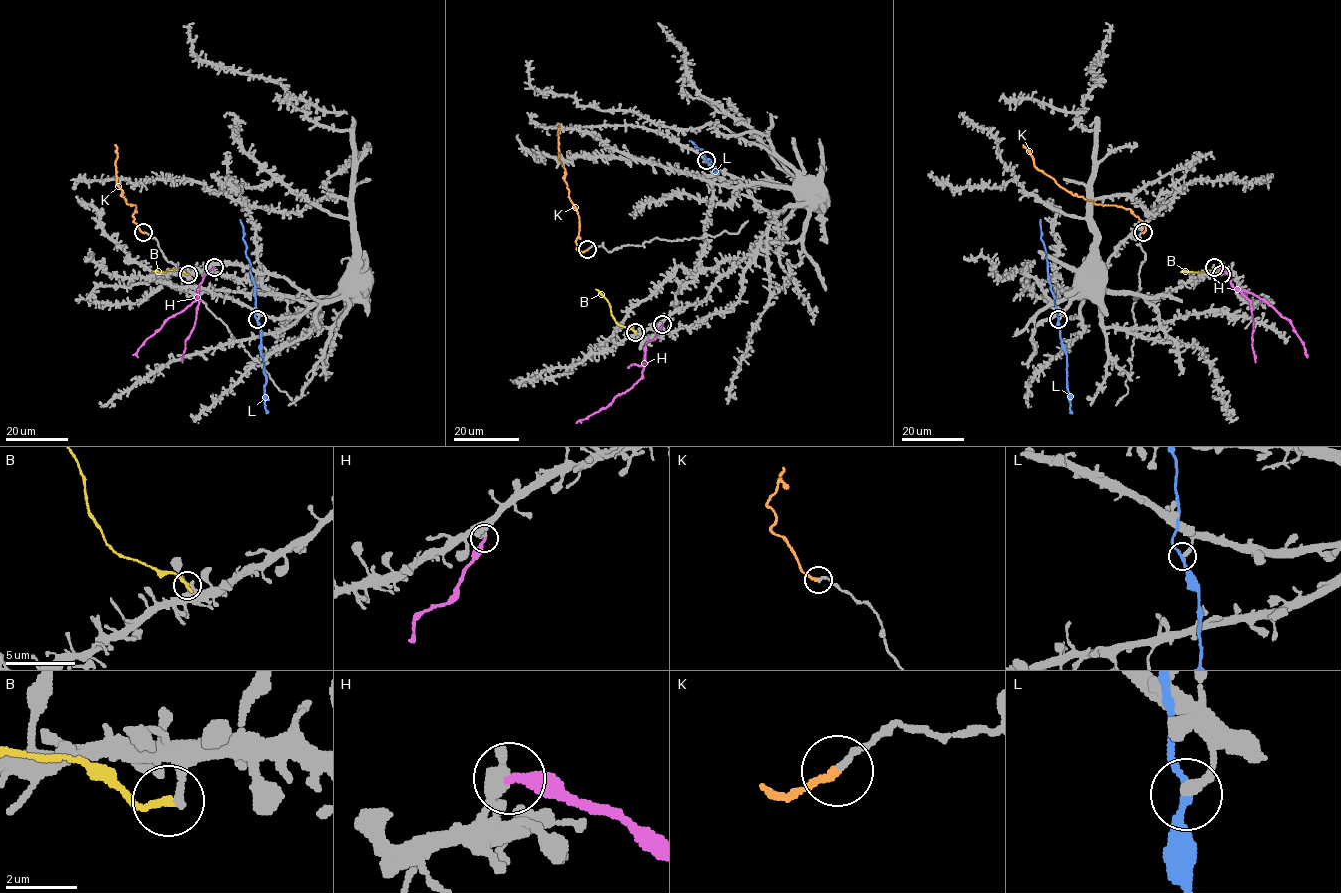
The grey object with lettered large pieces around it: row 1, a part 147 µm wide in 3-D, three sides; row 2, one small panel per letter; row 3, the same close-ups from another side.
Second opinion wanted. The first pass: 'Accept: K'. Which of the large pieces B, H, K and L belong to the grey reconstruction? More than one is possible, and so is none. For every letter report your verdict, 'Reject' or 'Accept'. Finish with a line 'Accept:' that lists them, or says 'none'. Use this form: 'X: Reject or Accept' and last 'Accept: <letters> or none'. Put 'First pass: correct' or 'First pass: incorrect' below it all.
B: Reject
H: Reject
K: Accept
L: Reject
Accept: K
First pass: correct

